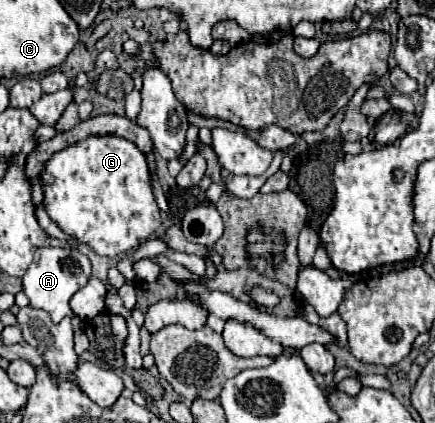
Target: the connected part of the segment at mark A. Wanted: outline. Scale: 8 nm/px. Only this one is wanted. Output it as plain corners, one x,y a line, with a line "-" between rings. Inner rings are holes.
44,247
44,249
36,249
34,253
34,261
28,267
26,275
22,277
24,283
24,293
30,299
30,305
36,309
44,309
50,313
52,321
58,323
62,317
70,315
72,317
72,325
74,331
80,329
80,319
74,317
68,301
70,297
88,283
90,279
90,259
86,255
82,255
76,249
54,249
54,247

